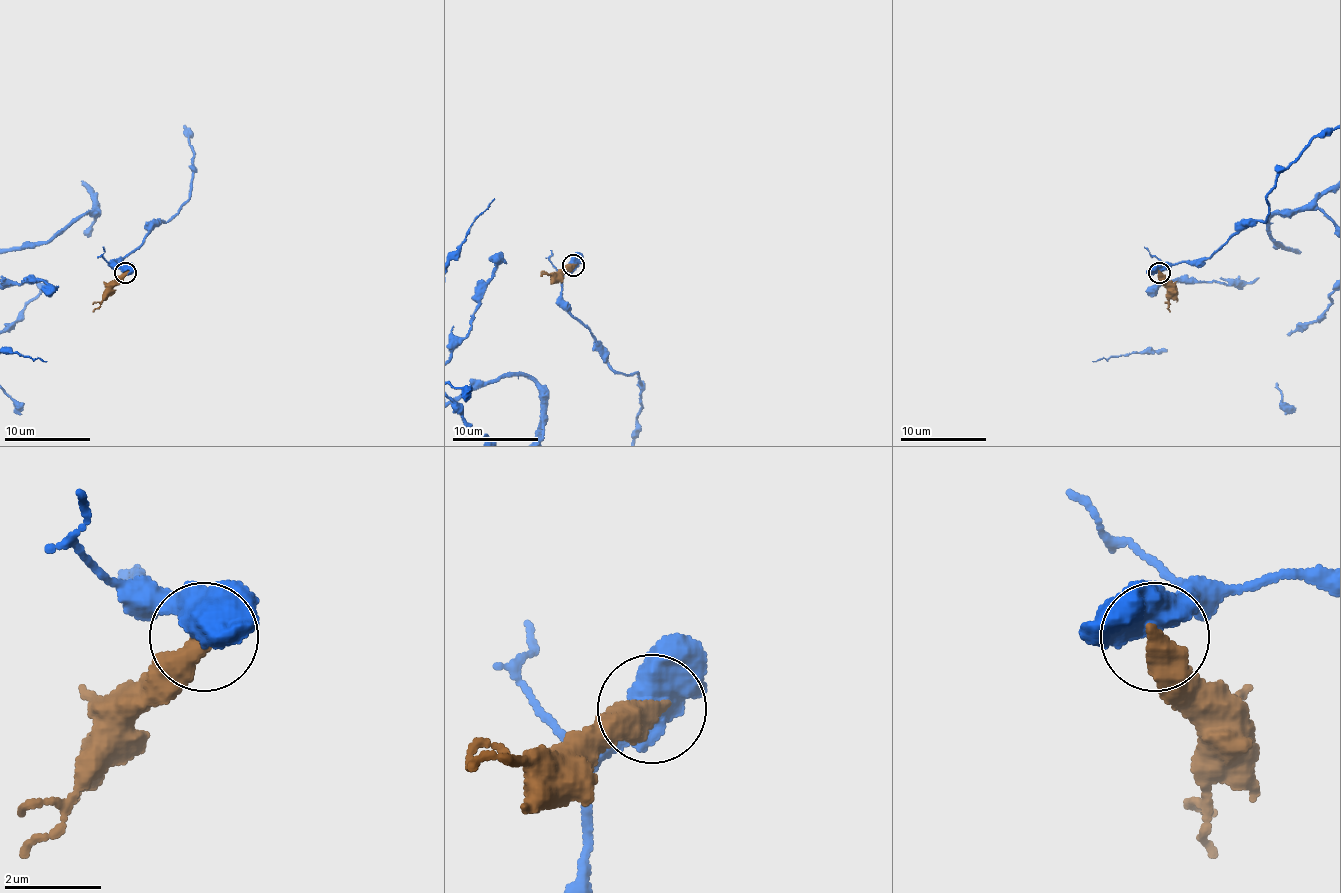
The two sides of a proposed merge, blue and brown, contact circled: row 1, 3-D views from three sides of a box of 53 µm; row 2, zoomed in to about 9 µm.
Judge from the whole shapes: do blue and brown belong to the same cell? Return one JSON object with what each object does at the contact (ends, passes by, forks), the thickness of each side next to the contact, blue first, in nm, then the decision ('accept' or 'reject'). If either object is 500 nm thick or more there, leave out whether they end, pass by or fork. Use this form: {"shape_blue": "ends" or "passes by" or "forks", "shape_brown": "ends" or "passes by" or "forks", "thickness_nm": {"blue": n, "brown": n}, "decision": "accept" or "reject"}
{"thickness_nm": {"blue": 550, "brown": 550}, "decision": "reject"}

